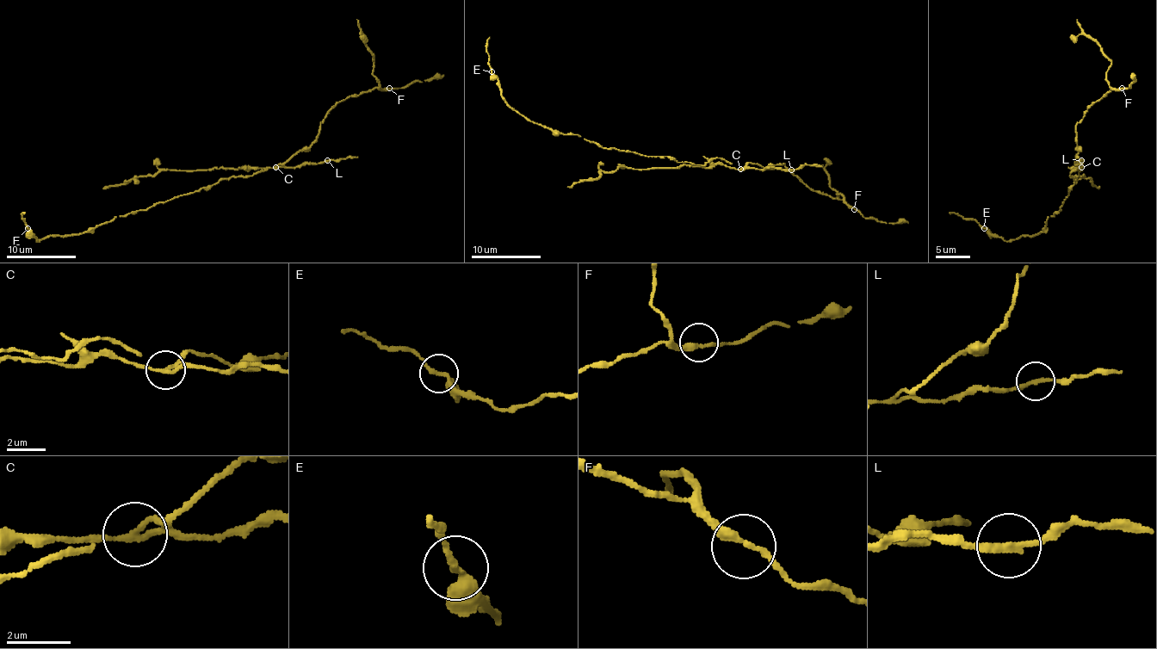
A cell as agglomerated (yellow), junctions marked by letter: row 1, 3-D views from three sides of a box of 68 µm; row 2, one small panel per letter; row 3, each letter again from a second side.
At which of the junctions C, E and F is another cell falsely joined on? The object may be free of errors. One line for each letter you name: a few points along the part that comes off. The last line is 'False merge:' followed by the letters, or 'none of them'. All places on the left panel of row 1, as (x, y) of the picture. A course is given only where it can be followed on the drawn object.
C: course (276, 167), (158, 170), (153, 176), (139, 176), (102, 188)
False merge: C

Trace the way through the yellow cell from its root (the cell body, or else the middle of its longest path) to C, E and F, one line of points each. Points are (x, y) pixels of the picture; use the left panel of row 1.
C: (227, 180), (233, 176), (250, 176), (264, 170), (266, 167), (276, 167)
E: (227, 180), (157, 202), (146, 209), (114, 216), (83, 233), (49, 235), (36, 240), (27, 228)
F: (227, 180), (250, 176), (266, 167), (280, 167), (316, 138), (319, 124), (337, 103), (375, 88), (389, 88)

